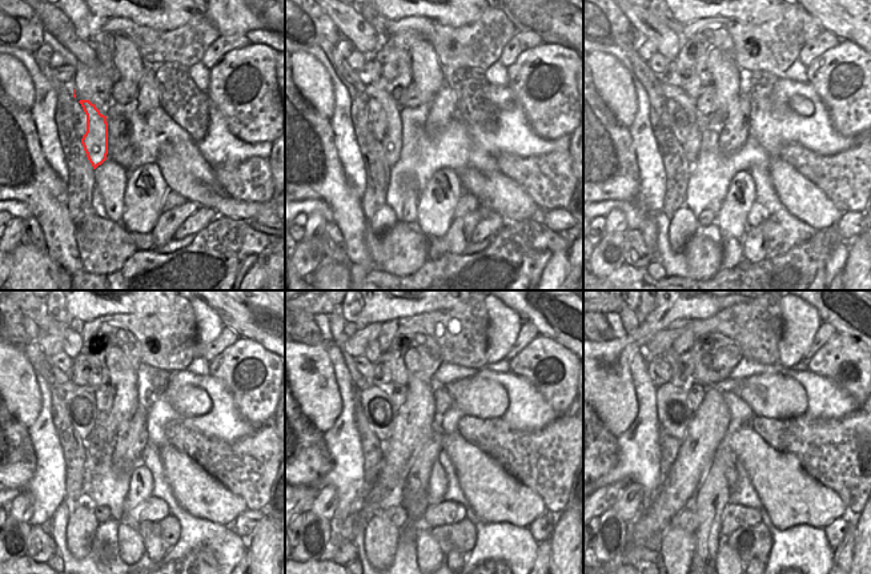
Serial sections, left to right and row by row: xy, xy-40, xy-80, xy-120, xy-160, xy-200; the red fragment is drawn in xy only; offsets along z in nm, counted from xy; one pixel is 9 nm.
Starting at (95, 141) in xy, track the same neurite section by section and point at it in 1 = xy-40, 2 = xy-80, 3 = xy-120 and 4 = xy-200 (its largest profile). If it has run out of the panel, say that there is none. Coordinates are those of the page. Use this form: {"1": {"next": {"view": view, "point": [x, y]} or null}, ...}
{"1": {"next": {"view": "xy-40", "point": [393, 140]}}, "2": {"next": {"view": "xy-80", "point": [691, 145]}}, "3": {"next": {"view": "xy-120", "point": [60, 377]}}, "4": {"next": {"view": "xy-200", "point": [655, 378]}}}

